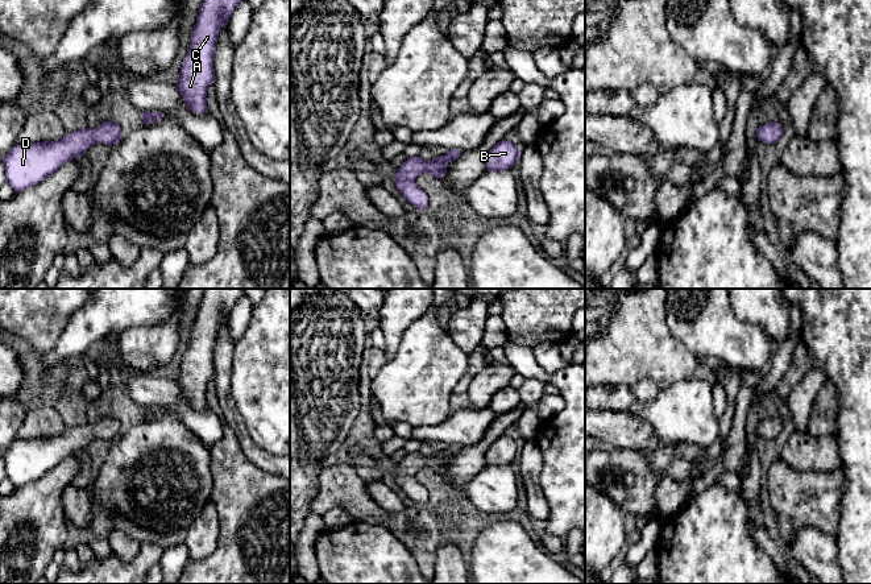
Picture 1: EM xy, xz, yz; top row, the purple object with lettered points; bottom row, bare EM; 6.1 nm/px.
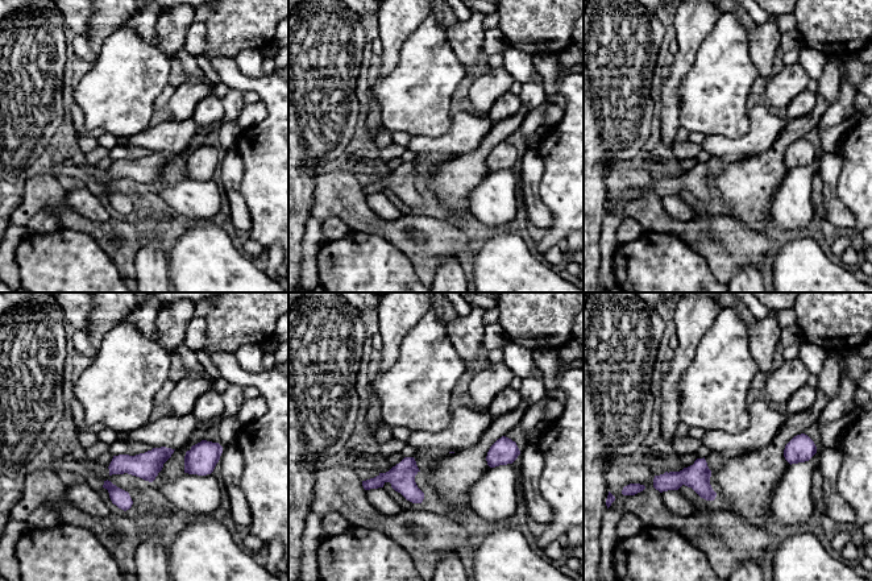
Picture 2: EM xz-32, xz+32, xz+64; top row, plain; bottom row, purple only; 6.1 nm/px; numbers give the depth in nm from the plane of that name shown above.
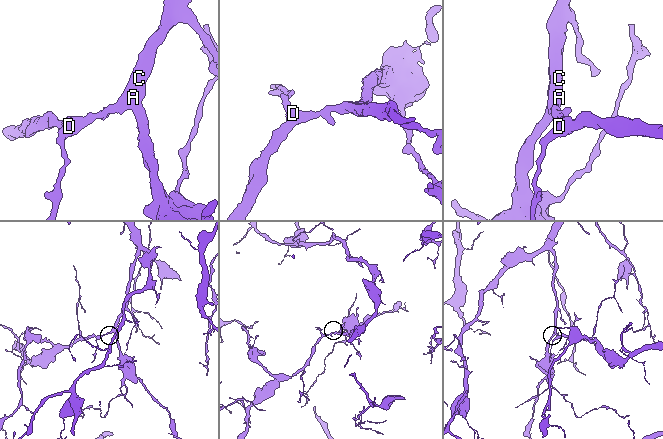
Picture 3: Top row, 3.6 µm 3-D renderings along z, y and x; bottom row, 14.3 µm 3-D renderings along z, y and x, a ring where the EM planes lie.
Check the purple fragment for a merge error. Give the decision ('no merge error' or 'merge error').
no merge error

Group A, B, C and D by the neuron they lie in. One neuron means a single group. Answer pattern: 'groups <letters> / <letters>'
groups A B C D

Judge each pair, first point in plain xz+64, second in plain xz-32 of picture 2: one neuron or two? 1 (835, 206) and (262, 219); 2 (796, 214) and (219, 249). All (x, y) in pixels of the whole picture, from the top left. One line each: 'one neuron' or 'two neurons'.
1: two neurons
2: two neurons

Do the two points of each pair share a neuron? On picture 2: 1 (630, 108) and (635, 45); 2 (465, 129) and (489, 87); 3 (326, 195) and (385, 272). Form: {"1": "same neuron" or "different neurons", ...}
{"1": "same neuron", "2": "different neurons", "3": "different neurons"}

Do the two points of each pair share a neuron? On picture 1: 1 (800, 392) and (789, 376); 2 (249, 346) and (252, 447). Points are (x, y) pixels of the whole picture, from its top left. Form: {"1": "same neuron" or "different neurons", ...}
{"1": "different neurons", "2": "different neurons"}

